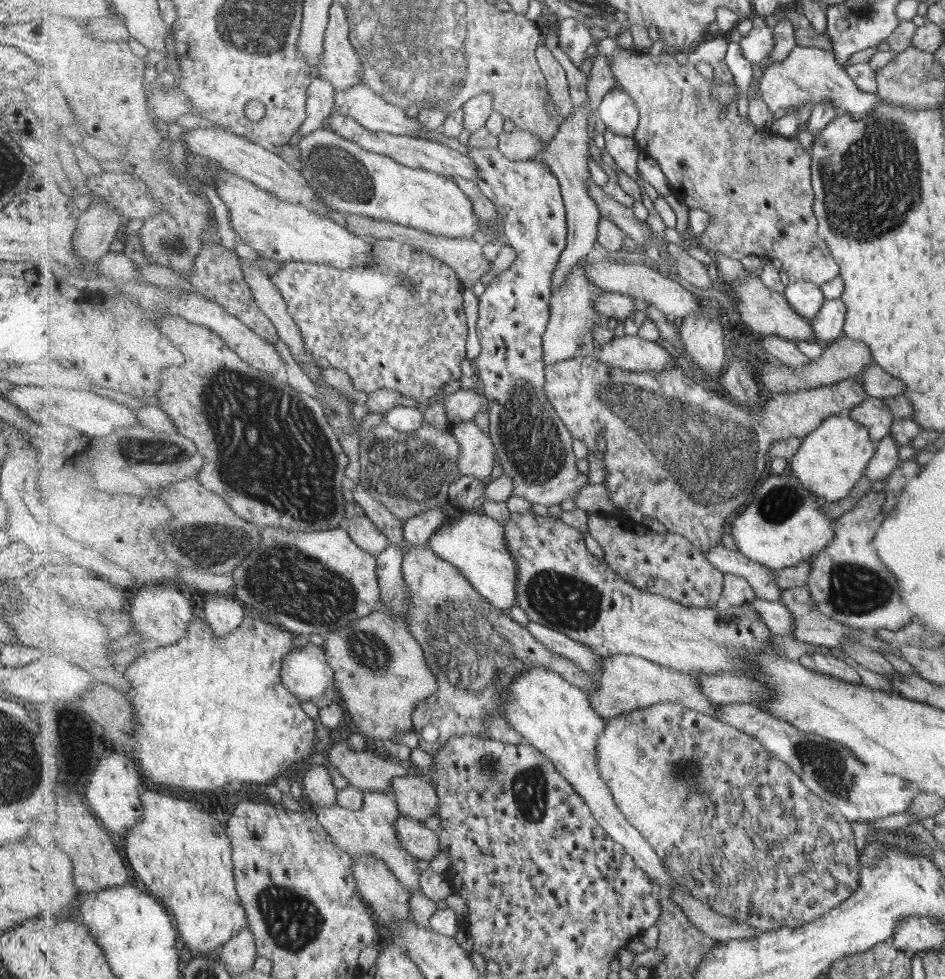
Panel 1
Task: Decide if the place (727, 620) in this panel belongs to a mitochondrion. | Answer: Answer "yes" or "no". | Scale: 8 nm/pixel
yes

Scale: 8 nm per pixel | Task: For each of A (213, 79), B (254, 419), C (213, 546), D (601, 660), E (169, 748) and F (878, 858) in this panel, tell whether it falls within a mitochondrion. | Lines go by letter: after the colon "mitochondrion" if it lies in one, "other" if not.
A: other
B: mitochondrion
C: mitochondrion
D: other
E: other
F: mitochondrion

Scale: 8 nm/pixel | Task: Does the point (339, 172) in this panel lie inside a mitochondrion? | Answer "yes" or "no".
yes

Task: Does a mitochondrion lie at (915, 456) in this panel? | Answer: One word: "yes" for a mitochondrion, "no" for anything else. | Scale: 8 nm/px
no

